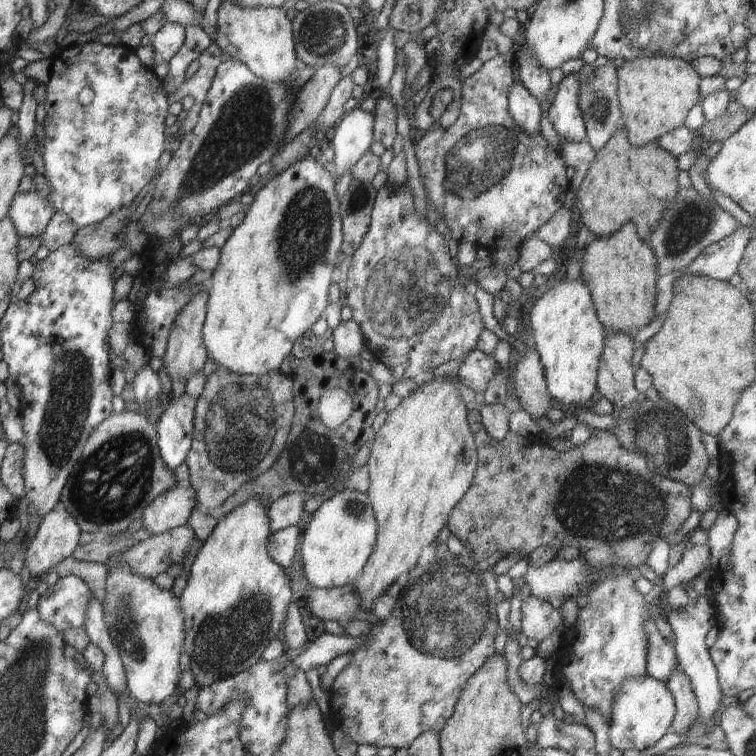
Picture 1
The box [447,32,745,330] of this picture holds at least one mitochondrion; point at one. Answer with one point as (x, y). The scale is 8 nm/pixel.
(693, 219)

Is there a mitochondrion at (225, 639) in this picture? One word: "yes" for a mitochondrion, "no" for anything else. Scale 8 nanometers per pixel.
yes

